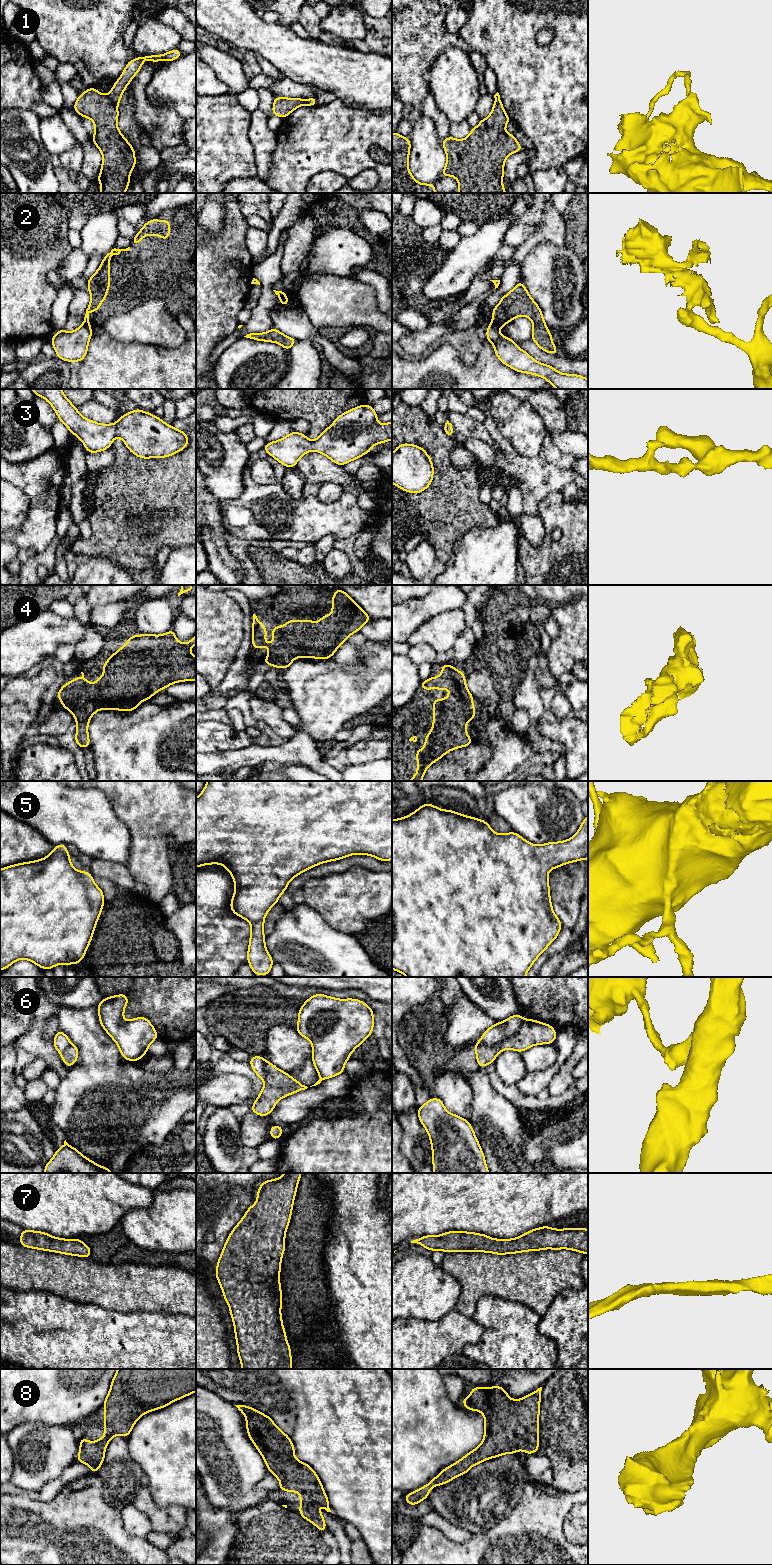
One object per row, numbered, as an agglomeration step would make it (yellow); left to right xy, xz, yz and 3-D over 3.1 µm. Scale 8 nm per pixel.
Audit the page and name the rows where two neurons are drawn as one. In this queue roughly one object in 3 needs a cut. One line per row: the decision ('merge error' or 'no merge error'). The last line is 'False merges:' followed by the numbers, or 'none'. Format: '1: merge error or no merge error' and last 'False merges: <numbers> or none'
1: merge error
2: merge error
3: no merge error
4: no merge error
5: no merge error
6: merge error
7: no merge error
8: no merge error
False merges: 1, 2, 6

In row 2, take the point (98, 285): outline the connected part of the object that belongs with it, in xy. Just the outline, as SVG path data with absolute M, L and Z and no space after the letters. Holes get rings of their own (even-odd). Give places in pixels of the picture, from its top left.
M112 249L103 257L103 261L95 272L95 274L87 280L88 291L91 295L91 301L86 309L83 323L90 327L89 313L100 310L100 302L106 300L106 294L110 288L110 257L119 255L121 251L129 251L126 249Z

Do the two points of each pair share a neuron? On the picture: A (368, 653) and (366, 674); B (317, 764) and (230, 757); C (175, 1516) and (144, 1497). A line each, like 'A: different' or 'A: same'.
A: same
B: same
C: same

